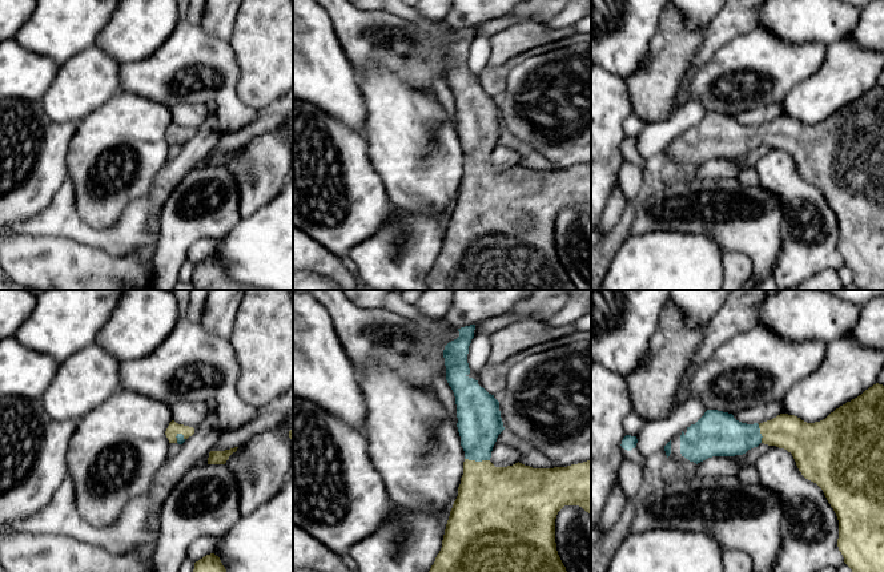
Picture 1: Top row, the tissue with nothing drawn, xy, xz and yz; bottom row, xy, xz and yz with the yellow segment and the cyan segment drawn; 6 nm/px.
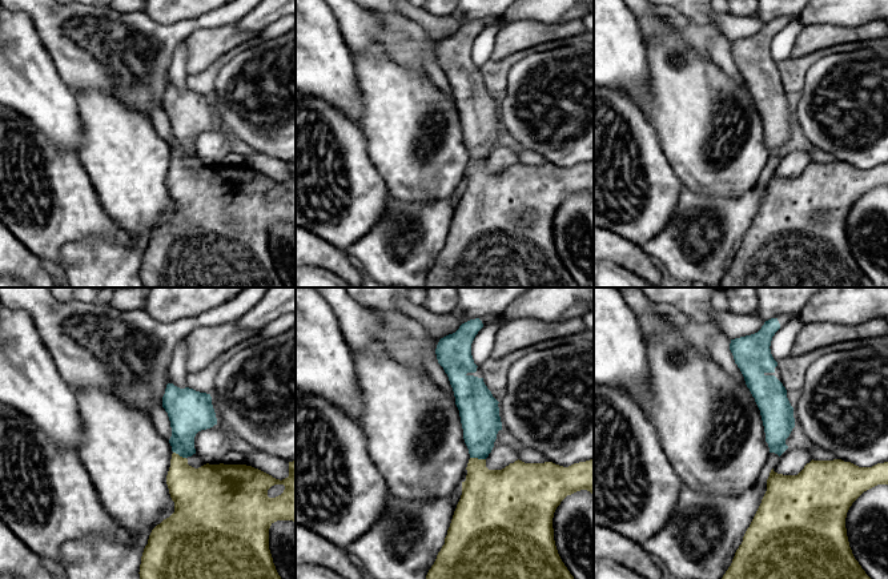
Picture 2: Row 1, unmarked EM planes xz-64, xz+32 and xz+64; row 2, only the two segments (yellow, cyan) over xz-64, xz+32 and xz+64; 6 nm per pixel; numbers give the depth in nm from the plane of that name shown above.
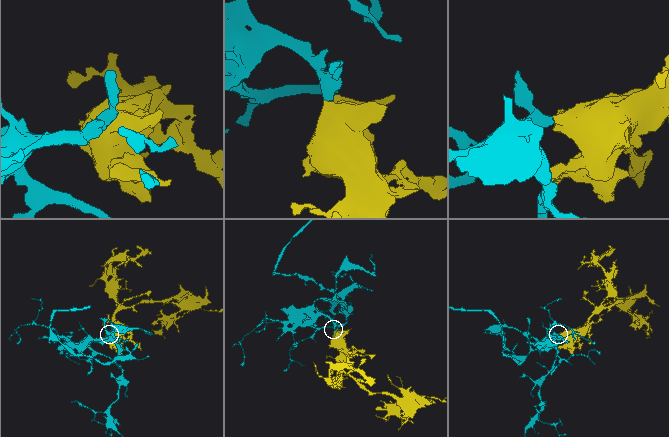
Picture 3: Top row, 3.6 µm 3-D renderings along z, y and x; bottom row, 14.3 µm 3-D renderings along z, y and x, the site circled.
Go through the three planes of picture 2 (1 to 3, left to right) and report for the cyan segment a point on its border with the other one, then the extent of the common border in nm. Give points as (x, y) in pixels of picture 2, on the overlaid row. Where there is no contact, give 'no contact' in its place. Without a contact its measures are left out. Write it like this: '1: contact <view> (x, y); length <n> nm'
1: contact xz-64 (179, 455); length 90 nm
2: contact xz+32 (477, 458); length 100 nm
3: no contact

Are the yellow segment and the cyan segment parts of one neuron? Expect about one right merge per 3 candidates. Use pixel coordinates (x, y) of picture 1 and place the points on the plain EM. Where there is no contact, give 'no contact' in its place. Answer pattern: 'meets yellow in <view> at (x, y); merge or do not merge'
meets yellow in xz at (477, 164); merge

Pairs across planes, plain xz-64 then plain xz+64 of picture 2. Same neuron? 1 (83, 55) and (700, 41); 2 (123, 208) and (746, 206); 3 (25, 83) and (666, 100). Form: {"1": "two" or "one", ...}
{"1": "one", "2": "two", "3": "two"}

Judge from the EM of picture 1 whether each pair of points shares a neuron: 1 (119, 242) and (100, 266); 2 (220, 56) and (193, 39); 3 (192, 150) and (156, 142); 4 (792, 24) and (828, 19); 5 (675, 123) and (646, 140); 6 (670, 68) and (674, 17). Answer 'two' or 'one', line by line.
1: two
2: one
3: two
4: one
5: one
6: one

